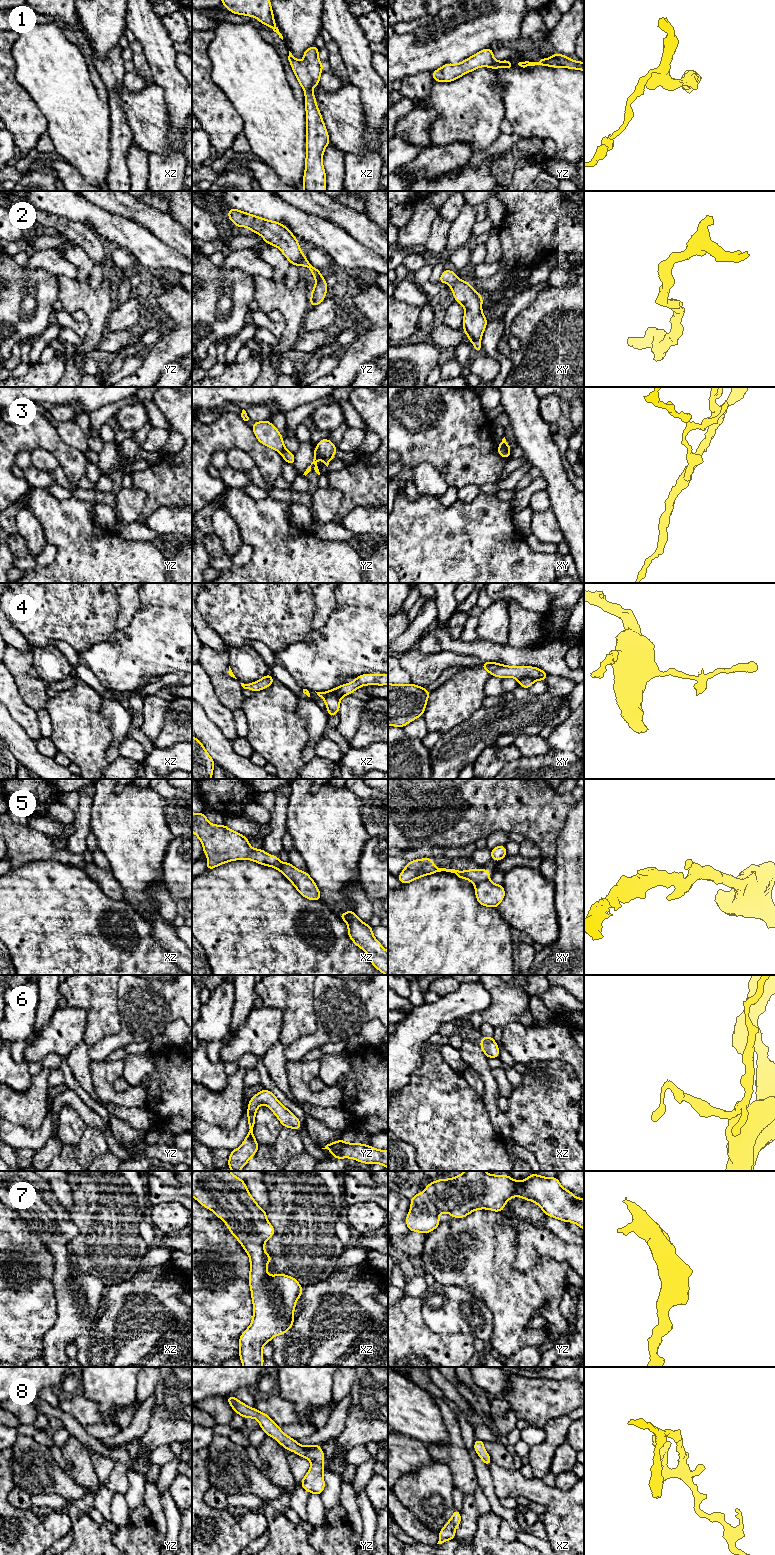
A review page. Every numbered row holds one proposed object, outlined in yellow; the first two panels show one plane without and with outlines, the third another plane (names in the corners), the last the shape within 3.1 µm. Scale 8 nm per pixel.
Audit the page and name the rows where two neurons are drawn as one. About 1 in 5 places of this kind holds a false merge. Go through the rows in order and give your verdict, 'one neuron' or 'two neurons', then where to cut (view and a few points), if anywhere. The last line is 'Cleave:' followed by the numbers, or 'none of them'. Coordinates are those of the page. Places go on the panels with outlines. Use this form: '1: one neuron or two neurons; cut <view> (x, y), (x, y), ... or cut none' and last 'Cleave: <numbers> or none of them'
1: one neuron; cut none
2: one neuron; cut none
3: two neurons; cut xy (499, 444), (509, 452)
4: two neurons; cut xy (535, 679), (522, 677), (518, 680)
5: two neurons; cut xy (488, 879), (484, 879), (475, 885)
6: one neuron; cut none
7: one neuron; cut none
8: one neuron; cut none
Cleave: 3, 4, 5

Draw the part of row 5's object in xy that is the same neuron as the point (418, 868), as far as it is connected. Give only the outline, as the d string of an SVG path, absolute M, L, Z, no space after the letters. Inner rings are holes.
M424 858L408 862L404 870L397 877L397 879L401 883L407 884L416 880L417 878L441 871L454 873L458 878L467 879L471 881L474 885L484 880L489 880L491 877L488 870L485 868L479 870L470 869L466 871L439 868L433 865L433 858Z

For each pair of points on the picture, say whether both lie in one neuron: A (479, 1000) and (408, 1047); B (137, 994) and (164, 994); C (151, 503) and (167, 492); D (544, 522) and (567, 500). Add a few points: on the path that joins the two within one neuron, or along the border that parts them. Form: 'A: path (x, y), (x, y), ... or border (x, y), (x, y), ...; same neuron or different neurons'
A: path (461, 1003), (441, 1011), (423, 1029); same neuron
B: path (144, 994), (157, 994); same neuron
C: path (155, 500), (163, 492); same neuron
D: border (550, 507), (562, 535); different neurons

